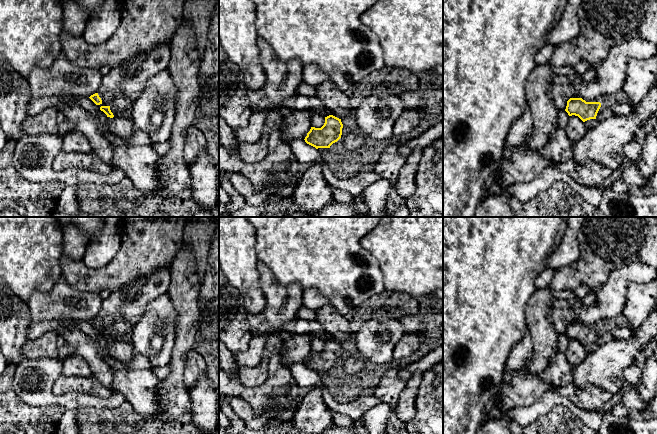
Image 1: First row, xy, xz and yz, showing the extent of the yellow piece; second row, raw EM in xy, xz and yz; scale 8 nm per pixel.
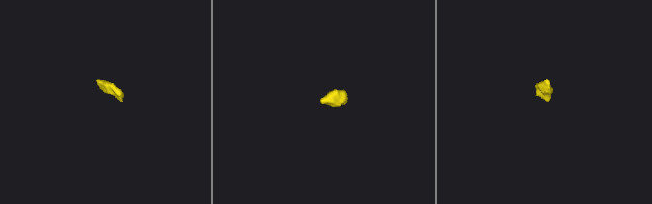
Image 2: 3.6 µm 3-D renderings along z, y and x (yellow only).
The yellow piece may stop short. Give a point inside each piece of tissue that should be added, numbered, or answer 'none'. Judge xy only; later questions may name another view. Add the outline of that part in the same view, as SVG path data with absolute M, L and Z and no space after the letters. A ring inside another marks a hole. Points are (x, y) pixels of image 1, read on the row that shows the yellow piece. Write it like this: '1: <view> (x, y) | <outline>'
1: xy (123, 127) | M122 115L113 118L107 117L106 122L109 130L122 139L128 139L135 129L132 120Z

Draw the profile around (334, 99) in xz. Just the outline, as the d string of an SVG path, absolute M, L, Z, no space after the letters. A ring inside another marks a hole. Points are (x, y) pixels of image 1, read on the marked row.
M332 81L323 82L315 87L316 97L332 112L342 119L354 113L345 91L340 90Z

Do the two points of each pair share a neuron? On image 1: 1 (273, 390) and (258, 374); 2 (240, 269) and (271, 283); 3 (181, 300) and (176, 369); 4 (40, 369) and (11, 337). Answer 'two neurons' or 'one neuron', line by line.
1: two neurons
2: two neurons
3: one neuron
4: one neuron

